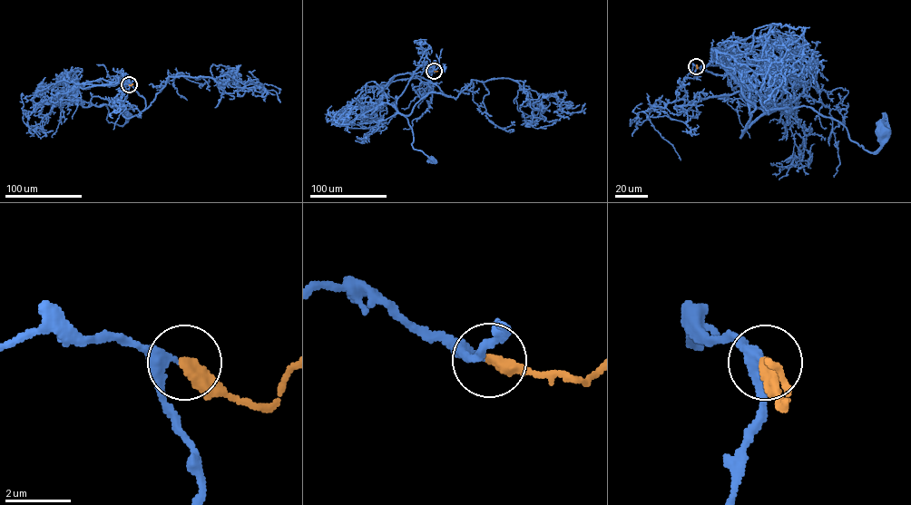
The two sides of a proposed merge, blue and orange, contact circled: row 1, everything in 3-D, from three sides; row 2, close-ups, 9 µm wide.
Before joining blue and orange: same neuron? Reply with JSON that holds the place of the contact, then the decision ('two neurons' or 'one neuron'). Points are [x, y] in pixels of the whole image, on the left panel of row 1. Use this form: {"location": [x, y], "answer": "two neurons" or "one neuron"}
{"location": [129, 84], "answer": "one neuron"}

